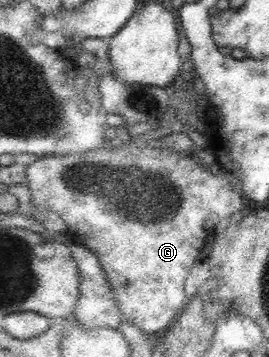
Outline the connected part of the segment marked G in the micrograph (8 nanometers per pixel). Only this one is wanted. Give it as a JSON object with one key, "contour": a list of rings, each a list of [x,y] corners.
{"contour":[[[159,128],[158,130],[149,130],[144,135],[136,135],[128,142],[122,143],[121,146],[113,147],[109,144],[92,150],[84,154],[52,154],[51,156],[44,156],[37,161],[34,161],[27,166],[26,179],[28,187],[31,191],[31,201],[37,212],[43,209],[49,209],[57,213],[64,219],[67,226],[66,235],[73,241],[82,242],[88,249],[91,249],[99,258],[100,267],[104,271],[104,275],[108,280],[109,286],[113,291],[113,298],[118,304],[118,311],[122,320],[132,323],[138,330],[142,330],[144,334],[159,335],[168,330],[172,326],[180,311],[186,305],[186,290],[185,279],[190,273],[192,266],[197,262],[198,253],[204,247],[204,239],[208,237],[208,231],[216,227],[219,221],[230,217],[233,213],[243,210],[241,191],[234,190],[234,182],[228,181],[221,169],[218,167],[208,167],[196,163],[190,156],[182,155],[182,153],[172,153],[167,146],[161,148],[152,147],[150,140],[160,140],[171,131],[166,128]]]}

